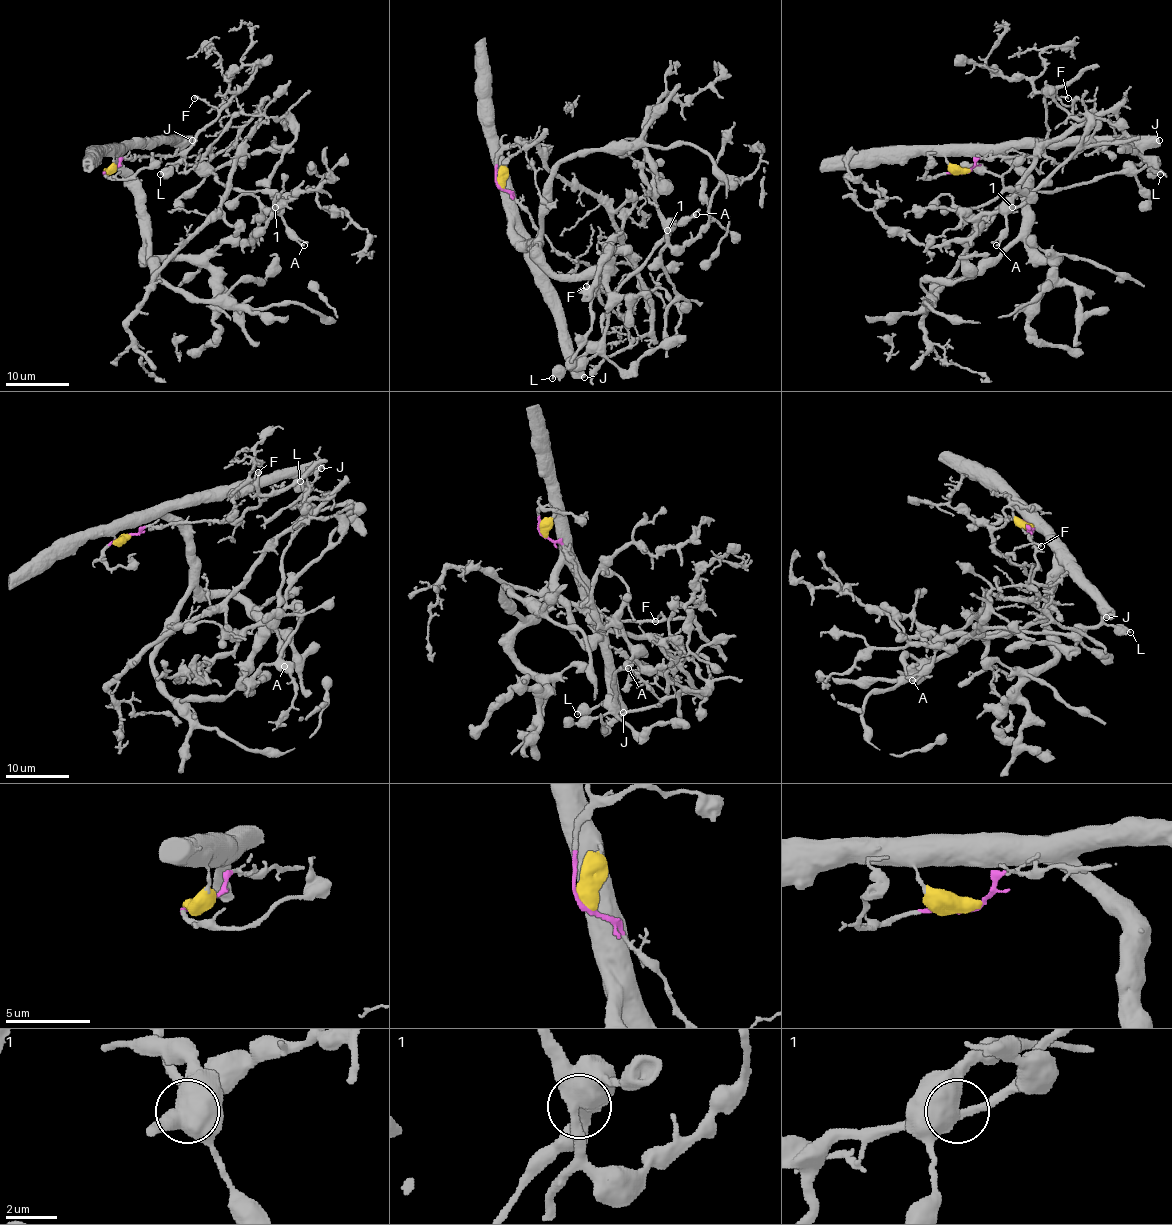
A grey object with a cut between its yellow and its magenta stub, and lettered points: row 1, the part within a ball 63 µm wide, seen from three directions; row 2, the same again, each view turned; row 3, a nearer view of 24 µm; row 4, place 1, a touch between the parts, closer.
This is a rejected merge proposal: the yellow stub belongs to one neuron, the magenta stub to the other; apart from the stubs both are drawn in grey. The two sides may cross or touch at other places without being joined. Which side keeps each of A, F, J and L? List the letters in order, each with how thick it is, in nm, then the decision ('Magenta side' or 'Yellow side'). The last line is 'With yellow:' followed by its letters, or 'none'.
A: Thickness 180 nm. Yellow side
F: Thickness 120 nm. Magenta side
J: Thickness 600 nm. Yellow side
L: Thickness 240 nm. Yellow side
With yellow: A, J, L

